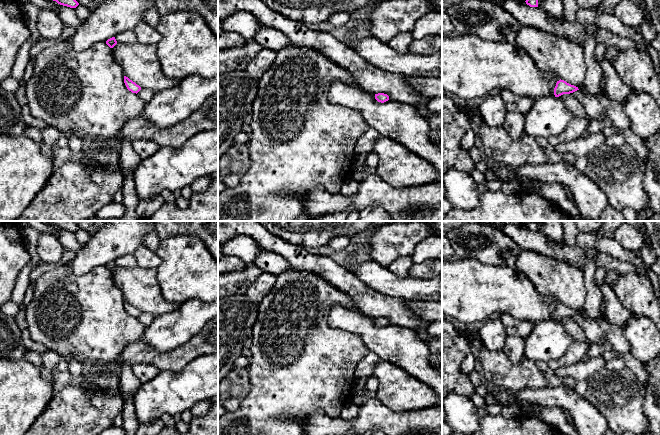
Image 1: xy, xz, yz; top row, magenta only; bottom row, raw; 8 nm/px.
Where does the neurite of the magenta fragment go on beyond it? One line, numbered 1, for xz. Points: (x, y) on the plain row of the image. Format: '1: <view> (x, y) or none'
1: none

